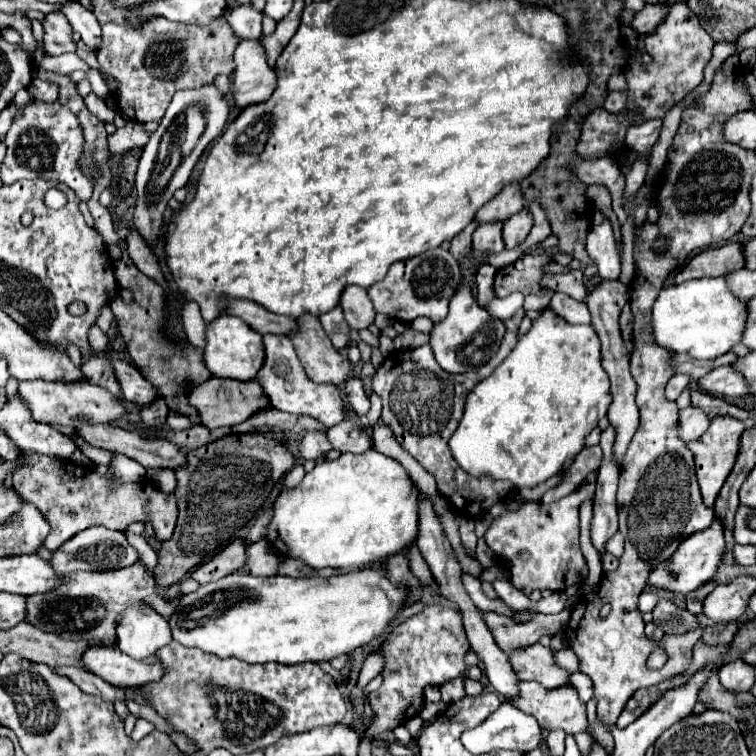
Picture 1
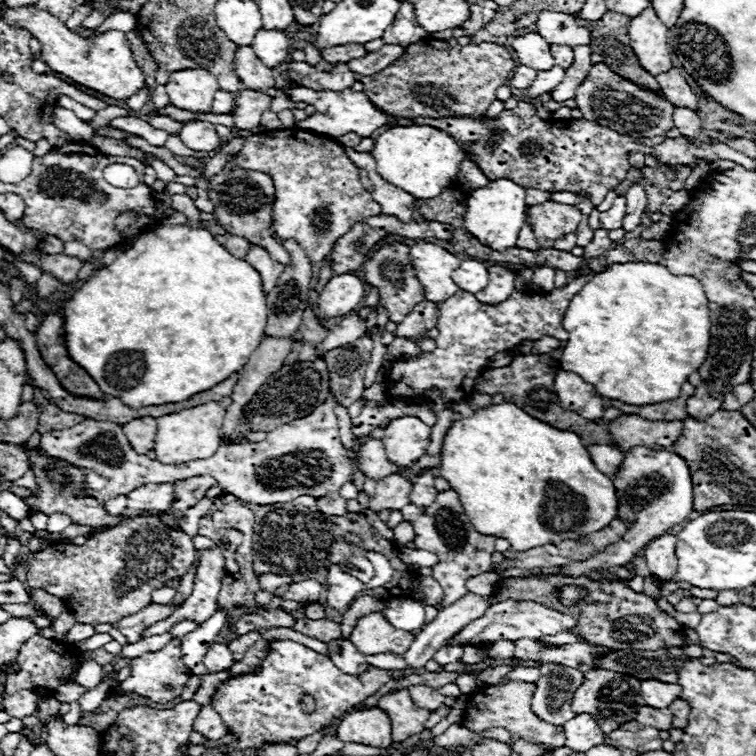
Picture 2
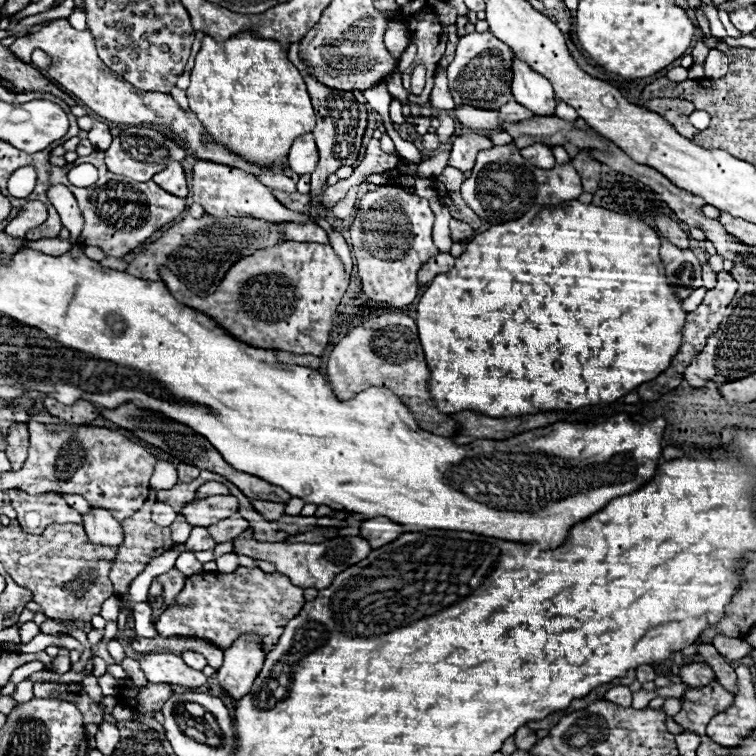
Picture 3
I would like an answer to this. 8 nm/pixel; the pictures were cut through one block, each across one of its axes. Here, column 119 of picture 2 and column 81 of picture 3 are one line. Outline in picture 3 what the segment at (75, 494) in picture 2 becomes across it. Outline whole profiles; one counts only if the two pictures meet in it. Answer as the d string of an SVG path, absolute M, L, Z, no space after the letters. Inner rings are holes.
M18 488L8 490L8 494L12 498L14 510L18 512L18 522L28 534L42 534L44 528L50 524L82 524L82 514L78 514L72 506L68 506L66 500L62 498L62 494L48 492L48 494L32 495L26 494Z

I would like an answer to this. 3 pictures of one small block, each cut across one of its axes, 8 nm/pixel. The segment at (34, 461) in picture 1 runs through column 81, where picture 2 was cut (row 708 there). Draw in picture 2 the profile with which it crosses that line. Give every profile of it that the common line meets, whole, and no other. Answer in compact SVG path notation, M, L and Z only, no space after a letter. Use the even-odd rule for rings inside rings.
M504 676L494 686L482 686L468 696L462 726L466 726L472 732L484 732L488 728L506 728L508 732L518 734L528 742L544 742L556 748L564 746L564 740L566 740L564 728L548 724L532 712L530 704L532 704L534 690L536 690L534 682L514 682L514 680L508 680L508 676Z

